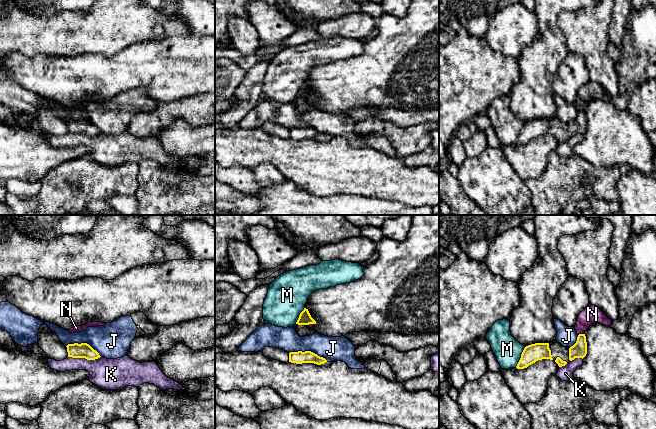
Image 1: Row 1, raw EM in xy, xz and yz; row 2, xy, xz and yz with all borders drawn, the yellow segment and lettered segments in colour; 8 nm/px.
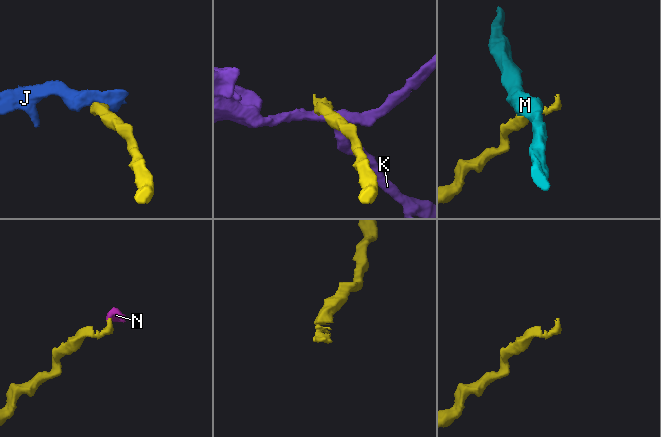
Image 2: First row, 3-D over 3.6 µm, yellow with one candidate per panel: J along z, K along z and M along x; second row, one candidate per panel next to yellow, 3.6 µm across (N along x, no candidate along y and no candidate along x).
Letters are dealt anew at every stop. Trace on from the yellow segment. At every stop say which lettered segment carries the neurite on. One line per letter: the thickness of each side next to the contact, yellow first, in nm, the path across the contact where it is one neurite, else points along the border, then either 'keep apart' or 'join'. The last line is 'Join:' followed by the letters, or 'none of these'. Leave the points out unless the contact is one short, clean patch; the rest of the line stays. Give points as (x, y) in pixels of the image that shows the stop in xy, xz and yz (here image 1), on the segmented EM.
J: 100/190 nm | along xz (289, 352), (312, 351), (327, 361) | keep apart
K: 120/260 nm | along xy (68, 356), (84, 357), (87, 359), (97, 359), (100, 357) | keep apart
M: 140/220 nm | keep apart
N: 130/150 nm | across yz (579, 350), (579, 334), (579, 327), (592, 314) | join
Join: N

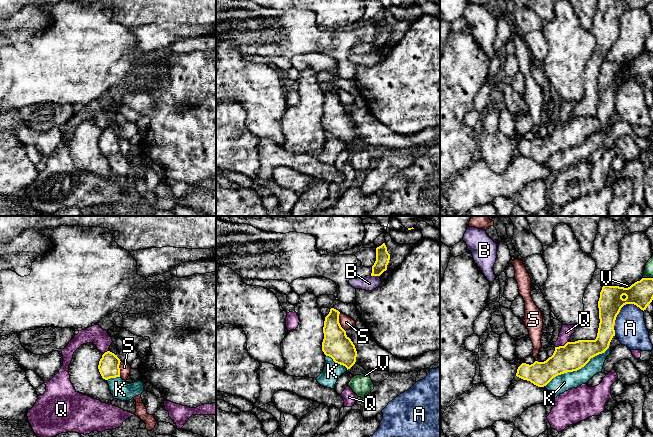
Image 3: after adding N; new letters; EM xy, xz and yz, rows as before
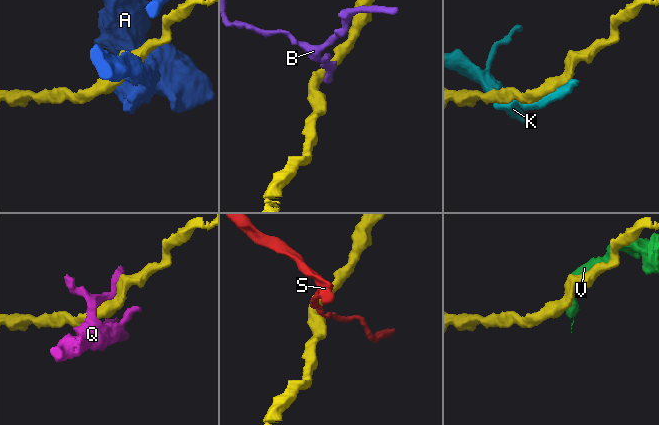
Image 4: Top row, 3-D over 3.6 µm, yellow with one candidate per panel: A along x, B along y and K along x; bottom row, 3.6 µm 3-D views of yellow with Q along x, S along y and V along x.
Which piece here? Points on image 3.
A: 200/260 nm | along yz (643, 310), (633, 304), (625, 304), (616, 317), (614, 335) | keep apart
B: 110/120 nm | along xz (370, 275), (379, 276) | keep apart
K: 220/140 nm | keep apart
Q: 220/100 nm | keep apart
S: 220/110 nm | along xz (339, 312), (339, 324), (345, 331) | keep apart
V: 200/80 nm | keep apart
Join: none of these

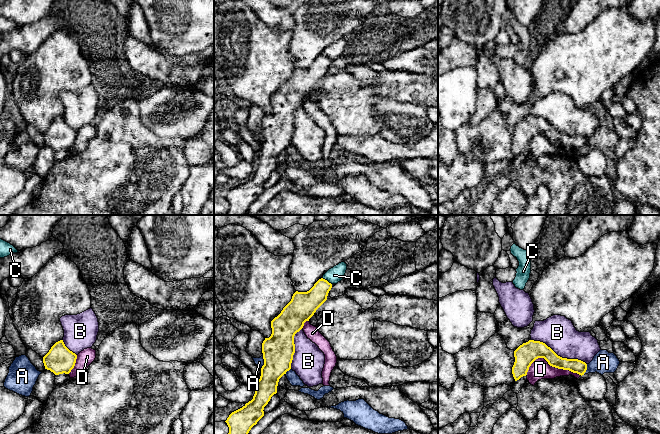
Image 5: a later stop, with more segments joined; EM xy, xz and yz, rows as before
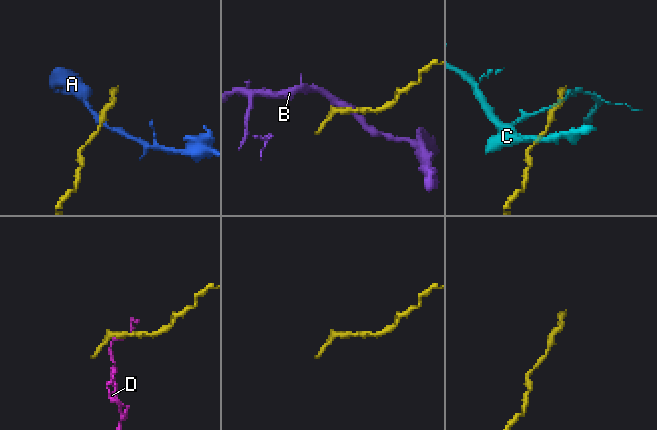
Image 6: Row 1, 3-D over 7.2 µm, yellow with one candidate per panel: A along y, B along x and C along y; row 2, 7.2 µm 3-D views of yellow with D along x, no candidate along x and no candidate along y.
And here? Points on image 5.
A: 260/70 nm | keep apart
B: 160/280 nm | keep apart
C: 190/130 nm | keep apart
D: 170/160 nm | along yz (525, 375), (538, 358), (581, 375) | keep apart
Join: none of these

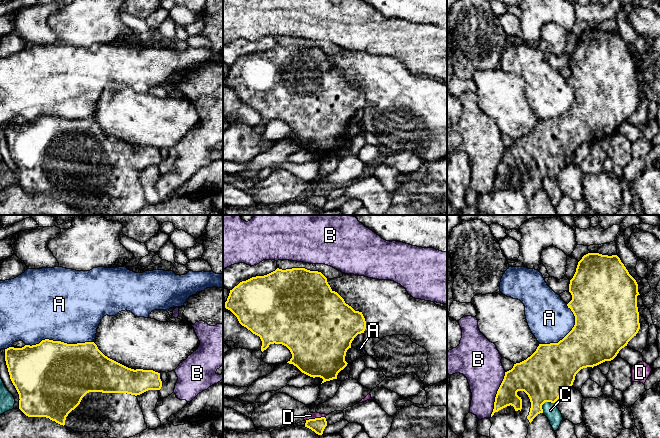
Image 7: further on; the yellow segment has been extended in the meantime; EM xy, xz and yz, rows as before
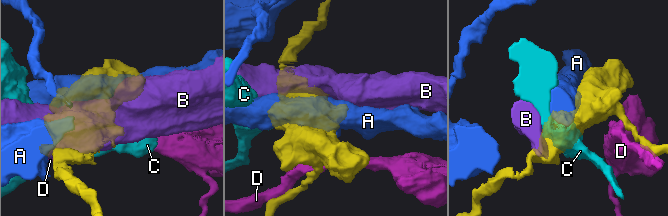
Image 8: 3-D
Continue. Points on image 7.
A: 500/500 nm | keep apart
B: 220/320 nm | keep apart
C: 400/120 nm | keep apart
D: 120/50 nm | keep apart
Join: none of these

